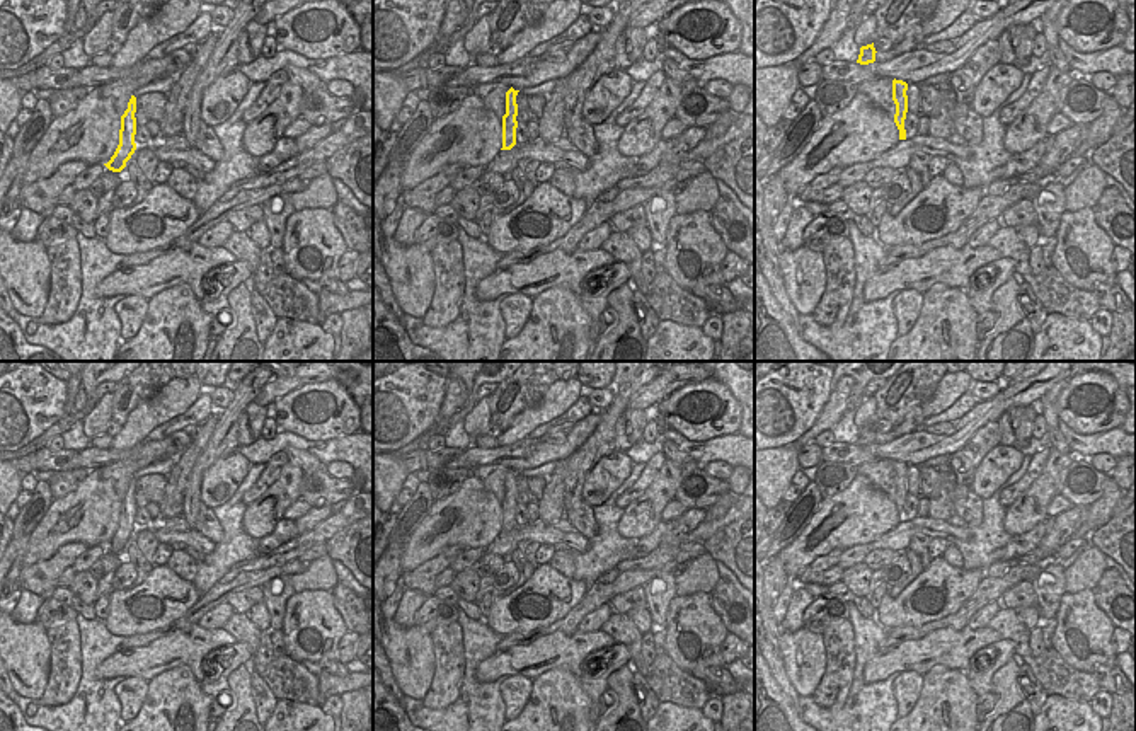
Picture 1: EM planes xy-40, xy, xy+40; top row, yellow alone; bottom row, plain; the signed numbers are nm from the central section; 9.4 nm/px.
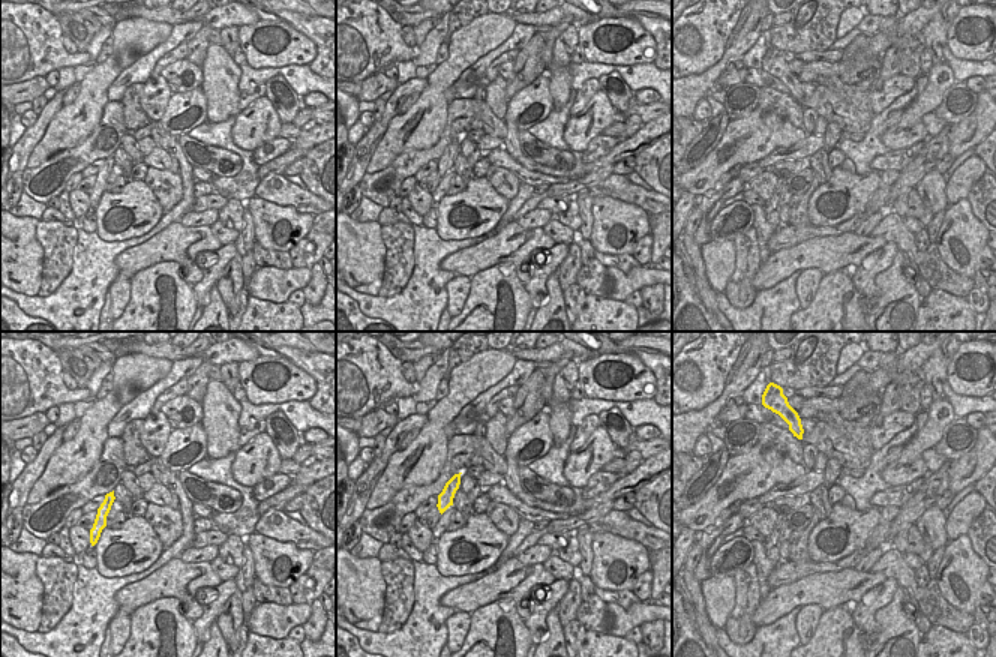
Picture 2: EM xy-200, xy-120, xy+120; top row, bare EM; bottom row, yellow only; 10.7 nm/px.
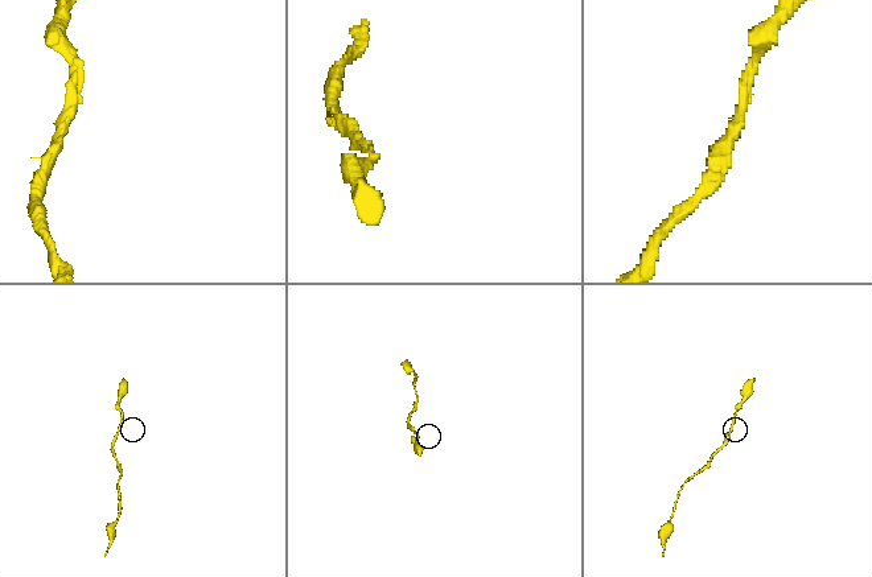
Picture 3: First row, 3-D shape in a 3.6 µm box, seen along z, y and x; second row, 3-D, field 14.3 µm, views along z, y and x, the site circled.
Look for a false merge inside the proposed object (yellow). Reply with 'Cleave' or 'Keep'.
Keep.

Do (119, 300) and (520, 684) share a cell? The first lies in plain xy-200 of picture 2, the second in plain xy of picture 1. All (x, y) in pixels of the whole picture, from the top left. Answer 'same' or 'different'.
same

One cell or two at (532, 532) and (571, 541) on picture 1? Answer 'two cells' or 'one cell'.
one cell

